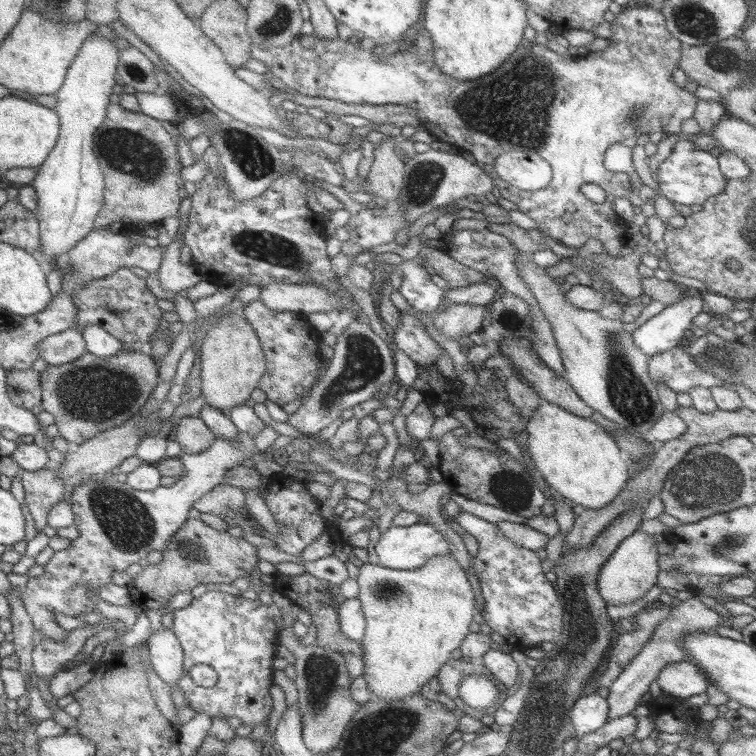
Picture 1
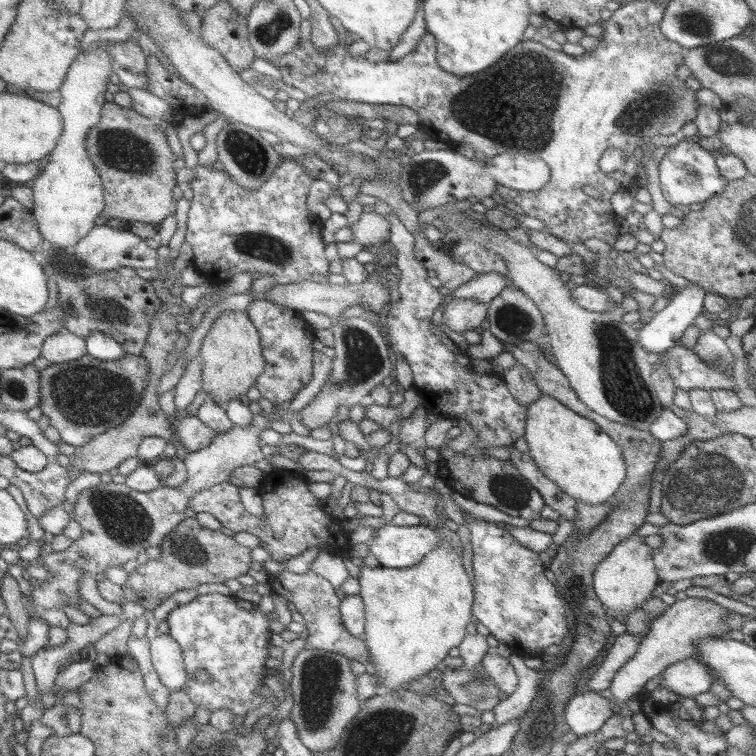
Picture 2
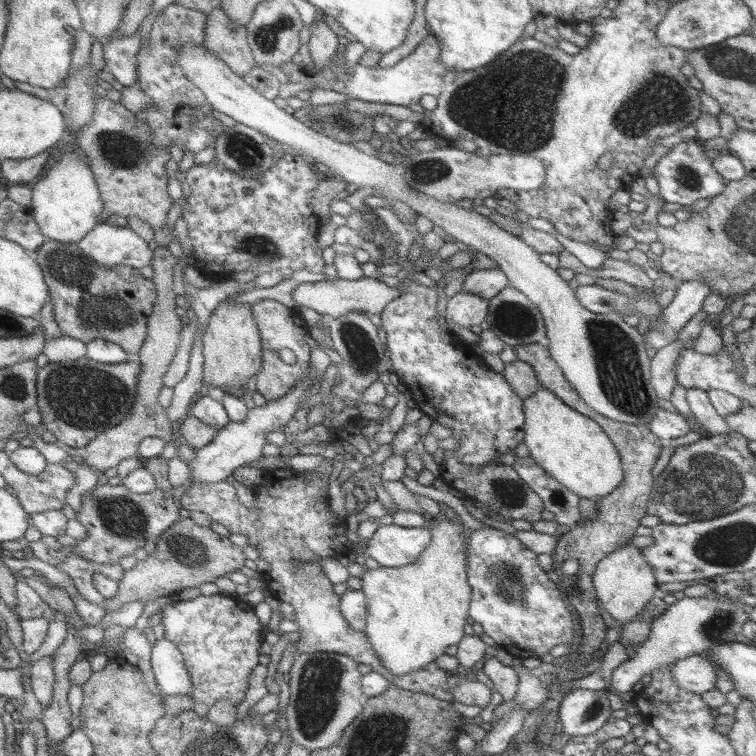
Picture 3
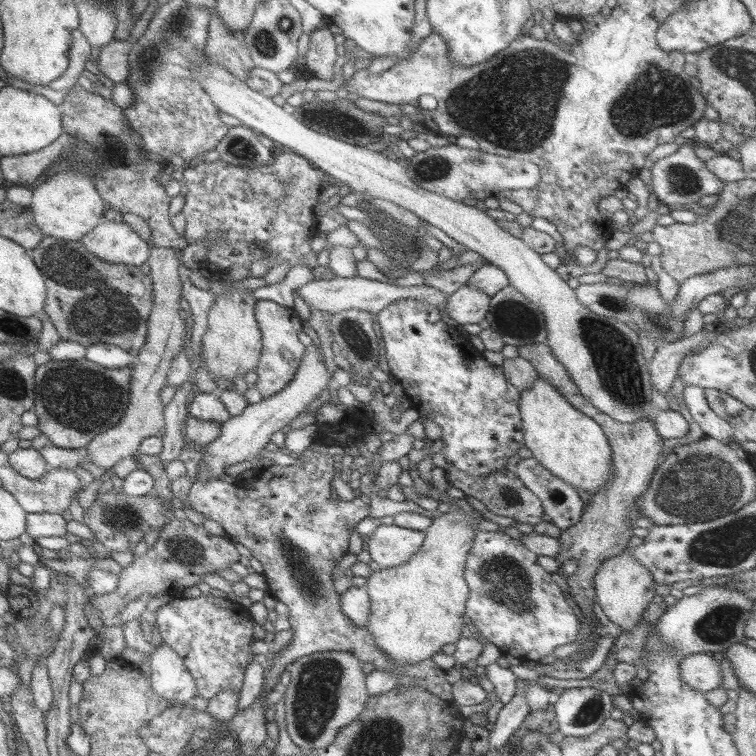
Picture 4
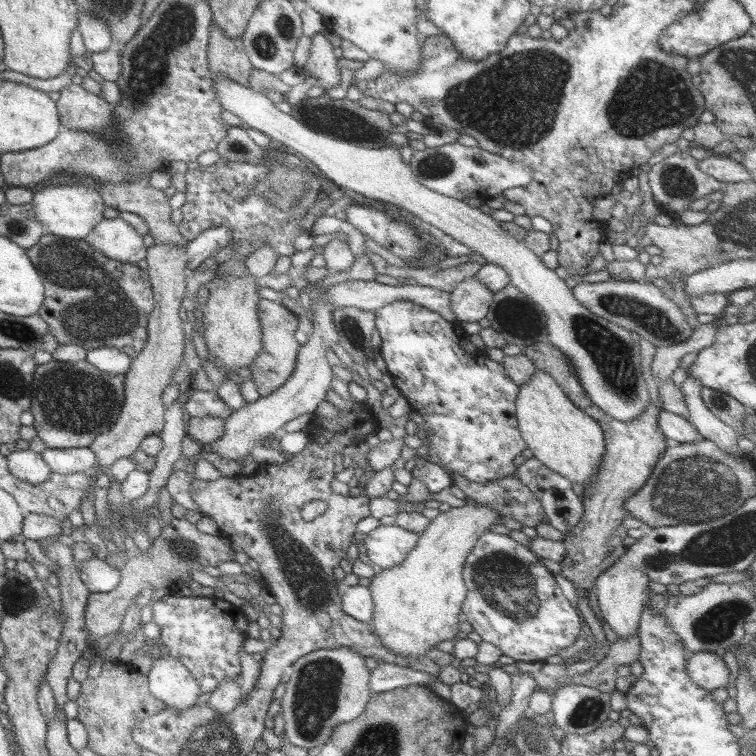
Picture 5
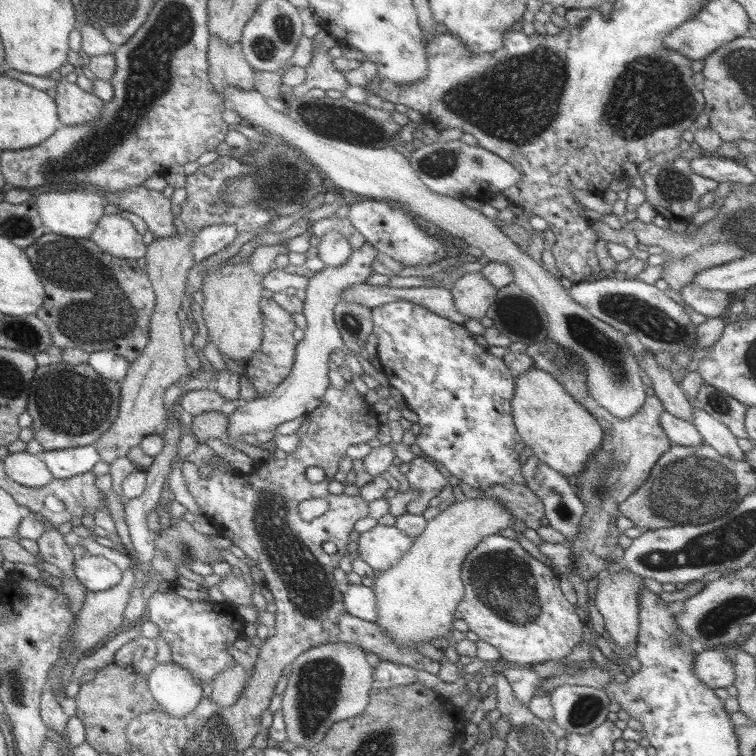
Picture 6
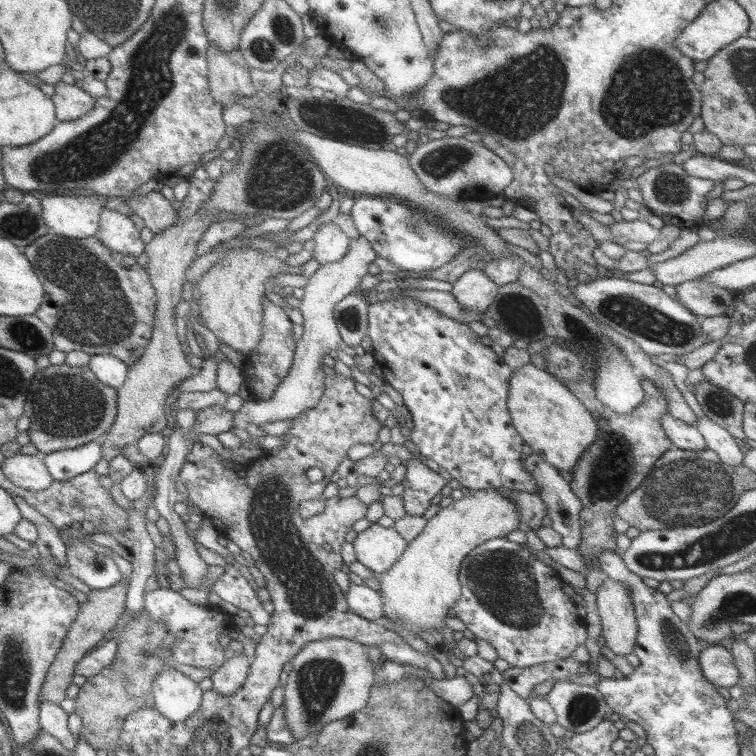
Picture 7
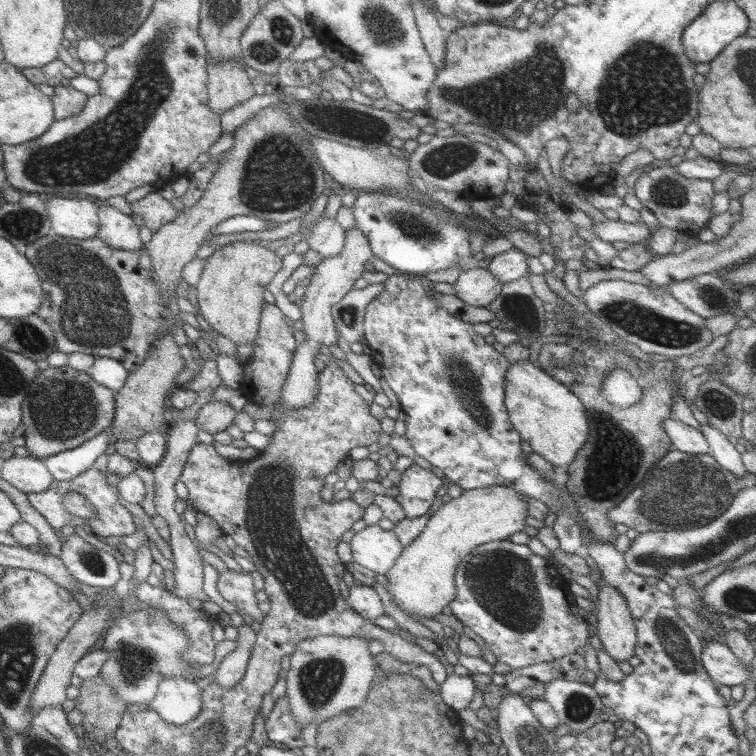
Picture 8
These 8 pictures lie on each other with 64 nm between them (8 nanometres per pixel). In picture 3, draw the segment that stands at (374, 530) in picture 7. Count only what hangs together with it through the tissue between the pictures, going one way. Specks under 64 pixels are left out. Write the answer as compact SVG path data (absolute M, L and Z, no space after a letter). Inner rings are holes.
M389 524L375 530L364 553L378 567L399 568L413 562L431 539L428 528L402 528Z

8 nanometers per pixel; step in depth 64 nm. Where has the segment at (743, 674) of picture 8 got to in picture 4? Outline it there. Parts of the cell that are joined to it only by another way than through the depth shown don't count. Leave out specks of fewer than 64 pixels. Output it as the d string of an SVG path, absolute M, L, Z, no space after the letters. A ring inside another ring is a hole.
M693 653L679 660L679 676L685 685L702 693L721 684L719 658L708 653Z

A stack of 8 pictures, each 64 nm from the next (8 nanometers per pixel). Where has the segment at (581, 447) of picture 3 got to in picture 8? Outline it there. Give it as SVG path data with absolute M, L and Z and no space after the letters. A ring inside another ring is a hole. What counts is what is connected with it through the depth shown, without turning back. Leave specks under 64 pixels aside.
M517 361L507 367L503 404L513 431L551 466L568 466L587 439L589 424L581 401L564 384L529 361Z

